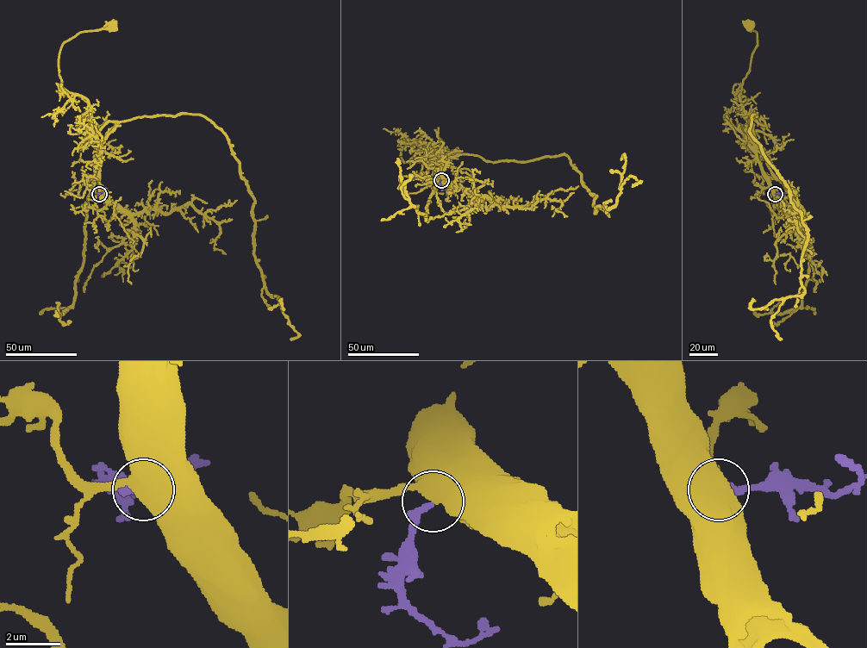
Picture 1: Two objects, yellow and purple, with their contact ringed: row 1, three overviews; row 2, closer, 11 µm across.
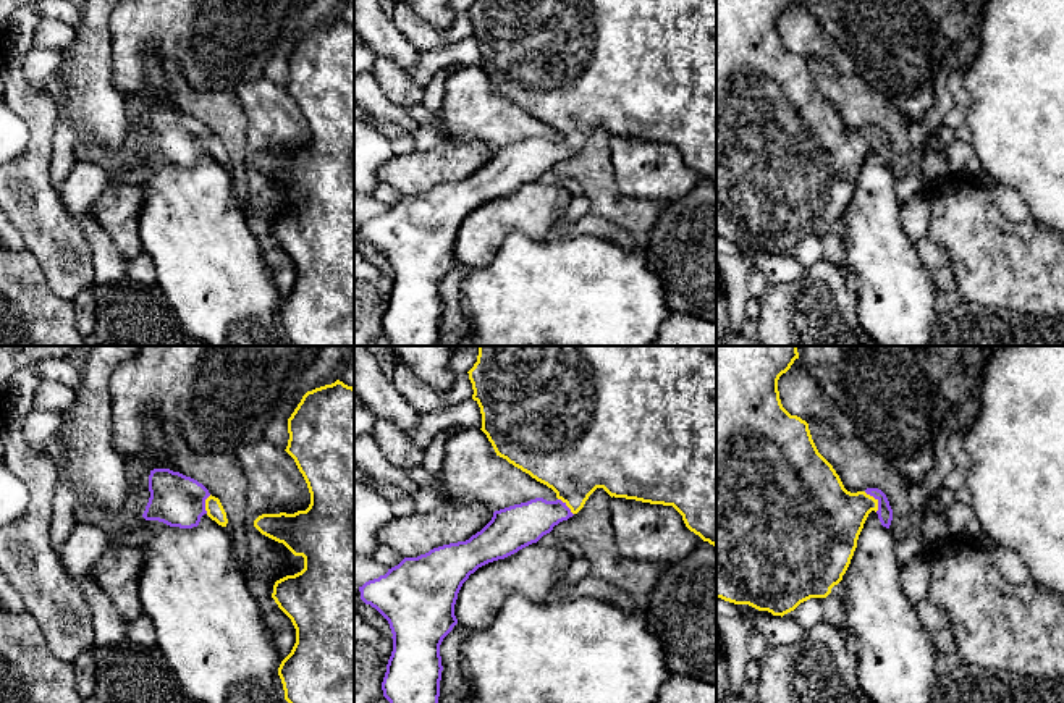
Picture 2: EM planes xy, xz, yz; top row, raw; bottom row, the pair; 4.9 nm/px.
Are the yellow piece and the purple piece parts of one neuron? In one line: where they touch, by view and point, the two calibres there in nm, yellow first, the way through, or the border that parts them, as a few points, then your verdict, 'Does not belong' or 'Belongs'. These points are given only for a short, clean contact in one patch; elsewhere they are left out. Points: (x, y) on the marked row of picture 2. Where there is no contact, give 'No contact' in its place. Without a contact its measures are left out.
Touches yellow at yz (875, 500). Thickness 340 nm (yellow) against 80 nm. Path across: yz (828, 517), (875, 500), (885, 513). Belongs

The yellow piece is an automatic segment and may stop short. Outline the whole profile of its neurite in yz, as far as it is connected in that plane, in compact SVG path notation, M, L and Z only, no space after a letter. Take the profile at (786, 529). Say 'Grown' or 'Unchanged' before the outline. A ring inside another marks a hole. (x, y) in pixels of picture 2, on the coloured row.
Grown. M716 346L716 598L734 604L749 604L781 617L810 598L826 598L831 588L842 580L872 511L878 514L881 525L886 528L893 520L893 509L886 495L878 488L847 491L833 465L818 453L809 423L783 407L778 380L796 359L799 359L797 346Z

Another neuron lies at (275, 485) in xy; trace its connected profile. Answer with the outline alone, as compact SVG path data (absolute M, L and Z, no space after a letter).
M265 438L238 446L234 454L247 478L246 583L255 600L272 598L275 582L301 572L304 558L294 556L283 543L262 535L254 520L262 514L306 511L310 493L294 459Z

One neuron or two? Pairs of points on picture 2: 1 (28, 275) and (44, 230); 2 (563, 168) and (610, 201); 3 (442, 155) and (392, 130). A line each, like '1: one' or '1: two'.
1: two
2: one
3: two

